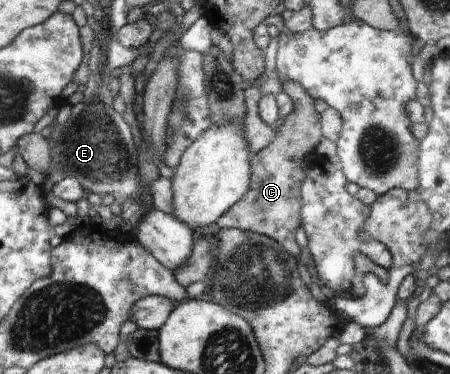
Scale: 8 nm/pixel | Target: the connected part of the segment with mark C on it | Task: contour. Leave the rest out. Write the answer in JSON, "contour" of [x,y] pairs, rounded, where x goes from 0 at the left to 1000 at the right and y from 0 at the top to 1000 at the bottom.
{"contour":[[[640,214],[627,225],[629,246],[644,257],[651,294],[613,340],[613,369],[558,422],[558,503],[513,561],[498,567],[480,599],[489,610],[520,610],[578,623],[618,647],[662,690],[669,663],[656,642],[667,599],[667,503],[682,465],[671,449],[671,422],[702,398],[718,366],[711,342],[713,305],[700,291],[700,265],[662,219]]]}

